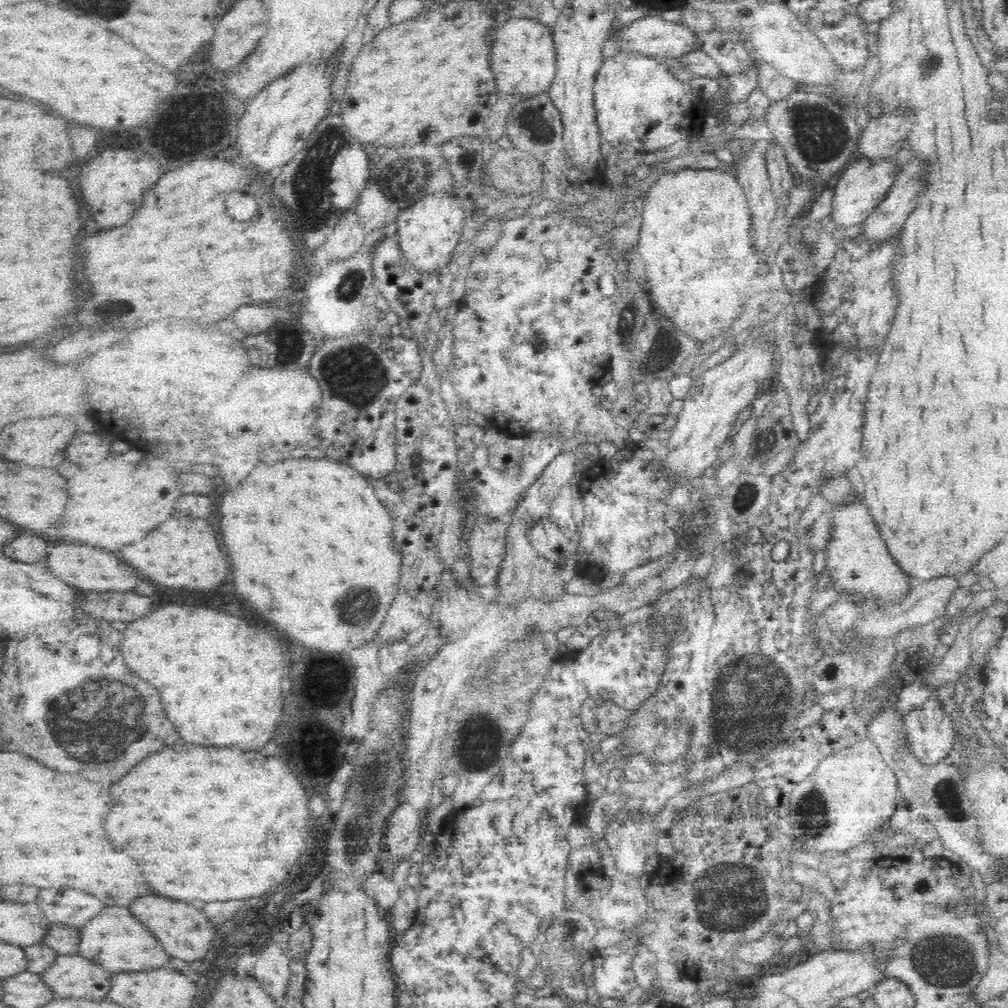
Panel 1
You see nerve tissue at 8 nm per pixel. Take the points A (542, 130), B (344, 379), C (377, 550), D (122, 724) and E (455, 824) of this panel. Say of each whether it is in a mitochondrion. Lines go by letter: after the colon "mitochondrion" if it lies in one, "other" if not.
A: mitochondrion
B: mitochondrion
C: other
D: mitochondrion
E: other

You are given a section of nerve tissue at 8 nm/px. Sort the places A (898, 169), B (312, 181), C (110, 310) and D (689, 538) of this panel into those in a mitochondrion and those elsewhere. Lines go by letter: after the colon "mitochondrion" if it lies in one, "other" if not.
A: other
B: mitochondrion
C: mitochondrion
D: other

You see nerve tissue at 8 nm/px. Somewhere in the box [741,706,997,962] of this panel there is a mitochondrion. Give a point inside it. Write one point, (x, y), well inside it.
(812, 804)

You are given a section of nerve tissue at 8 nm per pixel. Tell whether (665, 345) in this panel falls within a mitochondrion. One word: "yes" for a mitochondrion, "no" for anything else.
yes

